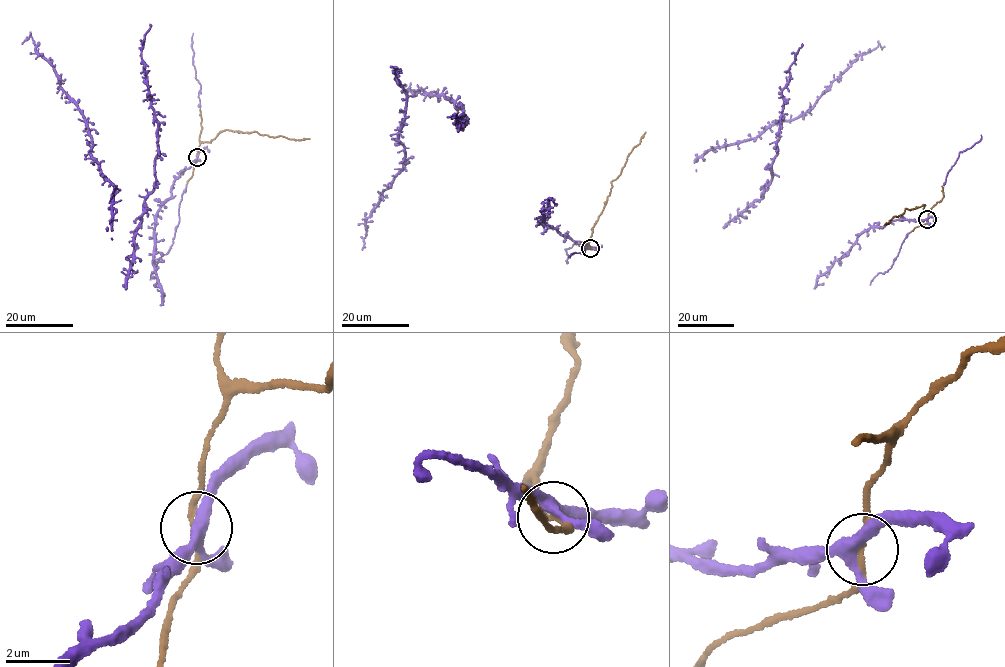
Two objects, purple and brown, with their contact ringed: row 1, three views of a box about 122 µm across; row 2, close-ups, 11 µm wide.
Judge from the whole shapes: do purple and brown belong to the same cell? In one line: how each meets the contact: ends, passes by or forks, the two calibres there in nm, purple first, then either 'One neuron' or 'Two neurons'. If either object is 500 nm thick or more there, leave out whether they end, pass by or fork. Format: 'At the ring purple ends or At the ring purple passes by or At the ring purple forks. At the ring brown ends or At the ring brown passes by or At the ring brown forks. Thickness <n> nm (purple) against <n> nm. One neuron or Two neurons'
At the ring purple forks. At the ring brown passes by. Thickness 320 nm (purple) against 170 nm. One neuron

